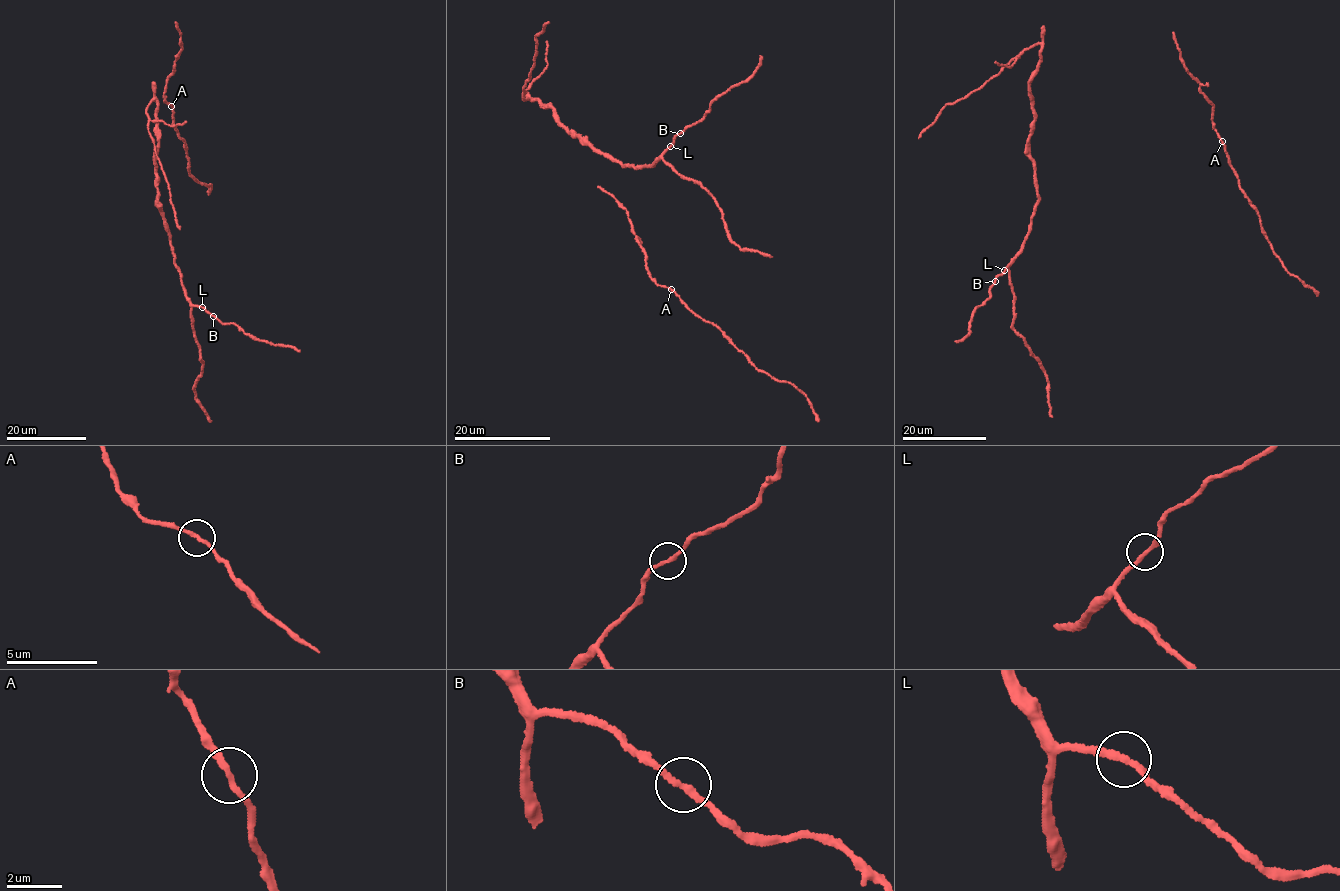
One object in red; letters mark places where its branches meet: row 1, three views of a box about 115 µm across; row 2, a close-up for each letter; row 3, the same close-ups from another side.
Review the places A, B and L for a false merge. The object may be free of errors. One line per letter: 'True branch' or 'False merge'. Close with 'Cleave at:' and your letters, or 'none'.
A: True branch
B: True branch
L: True branch
Cleave at: none

